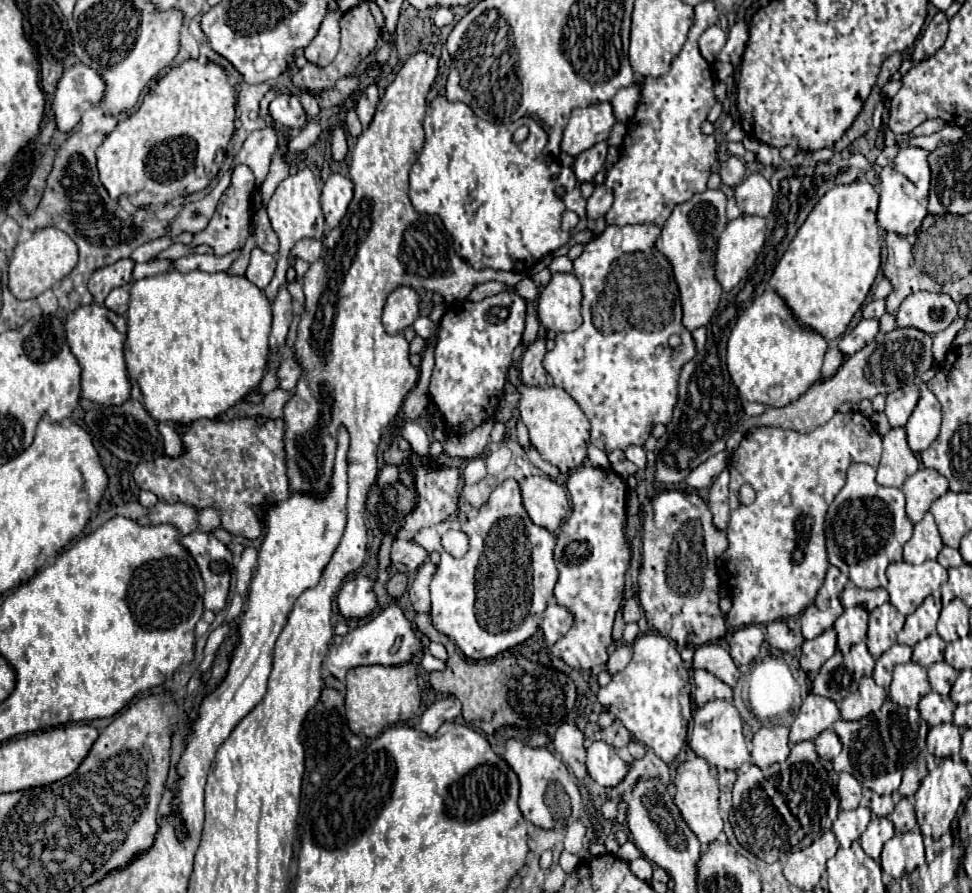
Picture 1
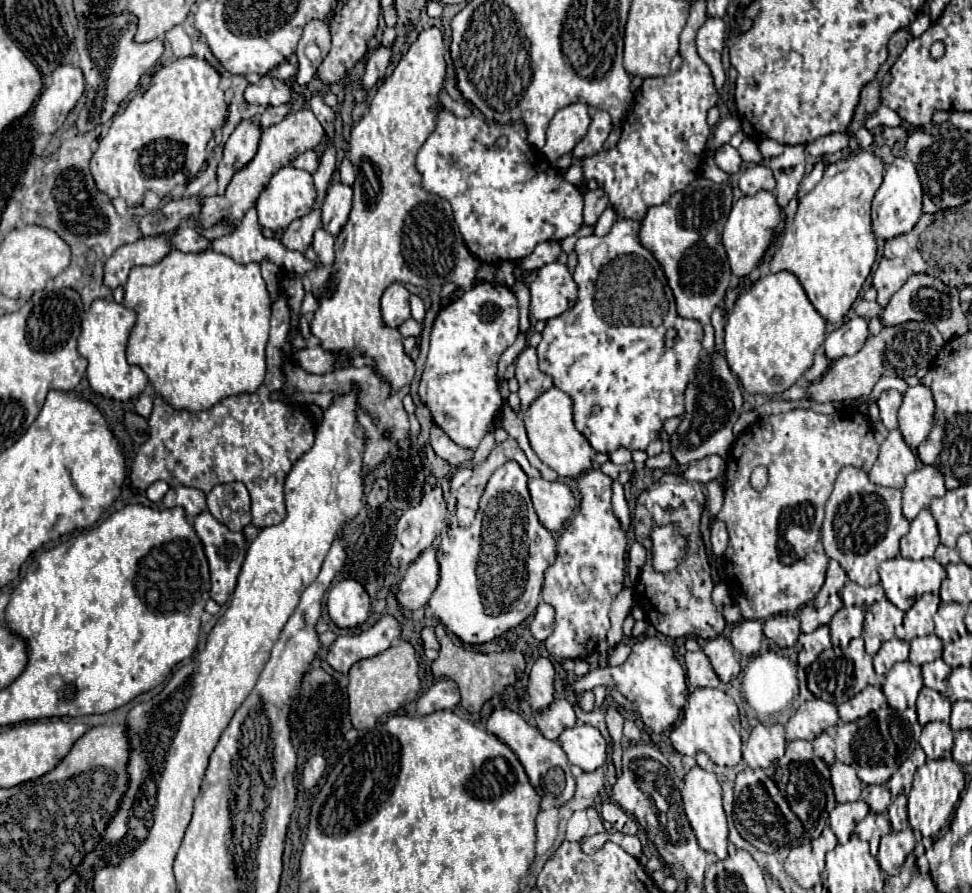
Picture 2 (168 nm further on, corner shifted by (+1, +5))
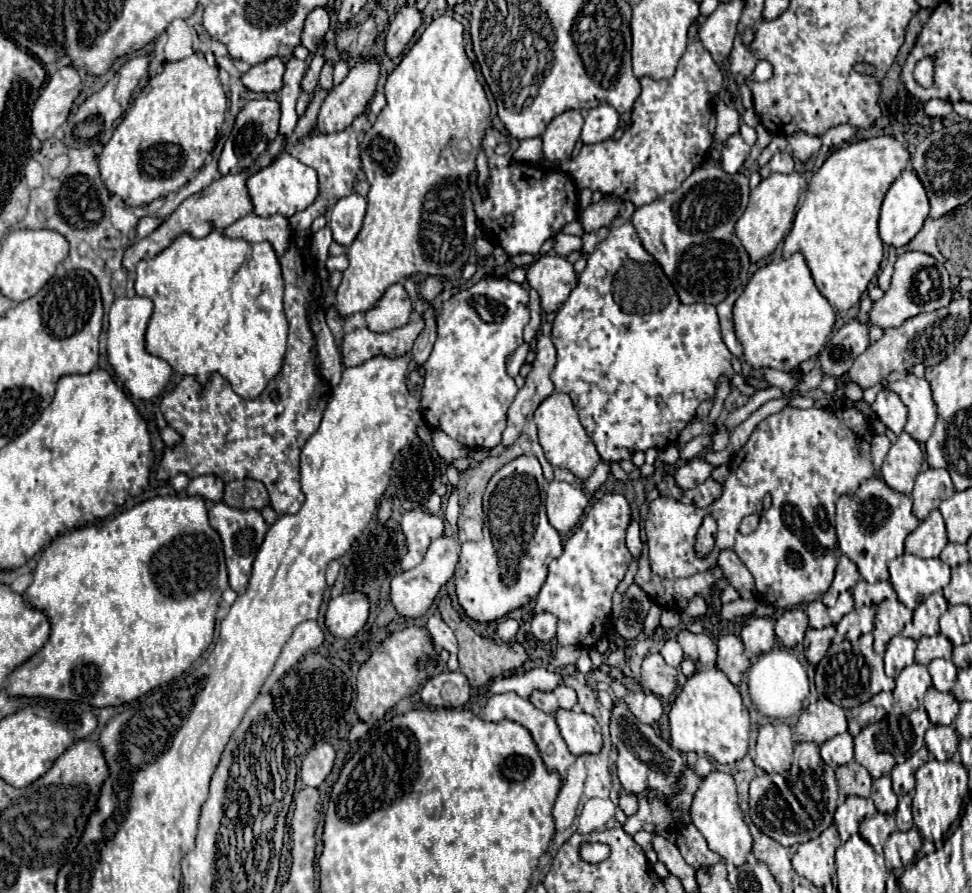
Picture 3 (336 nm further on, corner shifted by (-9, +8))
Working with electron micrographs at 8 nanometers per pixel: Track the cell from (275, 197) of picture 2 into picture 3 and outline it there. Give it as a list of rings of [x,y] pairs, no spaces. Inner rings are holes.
[[[284,151],[276,157],[276,161],[270,167],[254,173],[248,179],[248,191],[254,203],[256,215],[260,217],[284,215],[286,219],[290,219],[296,211],[304,211],[304,207],[310,207],[314,203],[316,195],[320,193],[320,187],[318,187],[316,171]]]

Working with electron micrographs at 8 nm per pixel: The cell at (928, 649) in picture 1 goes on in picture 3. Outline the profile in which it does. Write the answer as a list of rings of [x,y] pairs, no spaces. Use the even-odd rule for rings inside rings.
[[[932,635],[932,637],[922,637],[918,641],[918,649],[916,649],[916,663],[928,665],[932,659],[942,657],[942,659],[950,659],[952,655],[952,643],[948,637],[944,635]]]

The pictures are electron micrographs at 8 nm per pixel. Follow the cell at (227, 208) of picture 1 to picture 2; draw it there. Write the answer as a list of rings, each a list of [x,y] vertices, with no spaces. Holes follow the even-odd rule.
[[[240,120],[236,130],[230,134],[228,142],[224,144],[222,162],[218,164],[218,170],[216,170],[218,194],[222,194],[222,190],[226,190],[228,182],[236,174],[236,170],[246,166],[246,162],[250,162],[254,158],[254,154],[258,150],[260,134],[262,134],[262,128],[254,120]]]

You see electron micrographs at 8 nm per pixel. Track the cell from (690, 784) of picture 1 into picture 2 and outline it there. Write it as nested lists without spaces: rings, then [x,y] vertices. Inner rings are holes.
[[[694,766],[684,778],[682,800],[684,800],[686,818],[696,834],[698,846],[706,852],[716,854],[720,860],[724,860],[728,856],[728,824],[726,824],[726,814],[722,808],[722,788],[716,774],[706,772],[700,766]]]

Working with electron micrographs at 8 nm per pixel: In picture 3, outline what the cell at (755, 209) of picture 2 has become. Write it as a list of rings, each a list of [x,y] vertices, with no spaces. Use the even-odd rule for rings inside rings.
[[[772,173],[768,179],[762,179],[756,189],[750,191],[748,207],[744,215],[736,221],[736,235],[748,251],[752,263],[768,259],[774,253],[776,245],[792,229],[792,219],[796,217],[796,203],[800,197],[800,179],[804,187],[804,177],[800,173]]]

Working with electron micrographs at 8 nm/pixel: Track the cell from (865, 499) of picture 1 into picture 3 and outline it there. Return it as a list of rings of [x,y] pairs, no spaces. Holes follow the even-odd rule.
[[[866,479],[854,493],[836,501],[838,547],[848,555],[868,583],[888,581],[888,563],[904,553],[904,539],[920,525],[912,515],[912,497],[888,487],[882,479]]]

